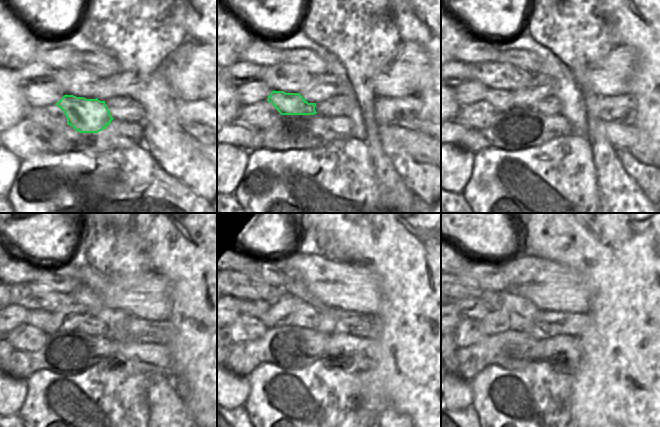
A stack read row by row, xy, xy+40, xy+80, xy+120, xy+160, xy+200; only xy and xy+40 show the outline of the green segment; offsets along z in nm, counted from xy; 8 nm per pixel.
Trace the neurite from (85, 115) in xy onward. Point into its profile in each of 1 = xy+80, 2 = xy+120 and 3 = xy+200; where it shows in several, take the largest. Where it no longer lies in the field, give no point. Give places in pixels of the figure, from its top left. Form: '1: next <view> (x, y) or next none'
1: next xy+80 (502, 100)
2: next xy+120 (45, 321)
3: next xy+200 (473, 308)

